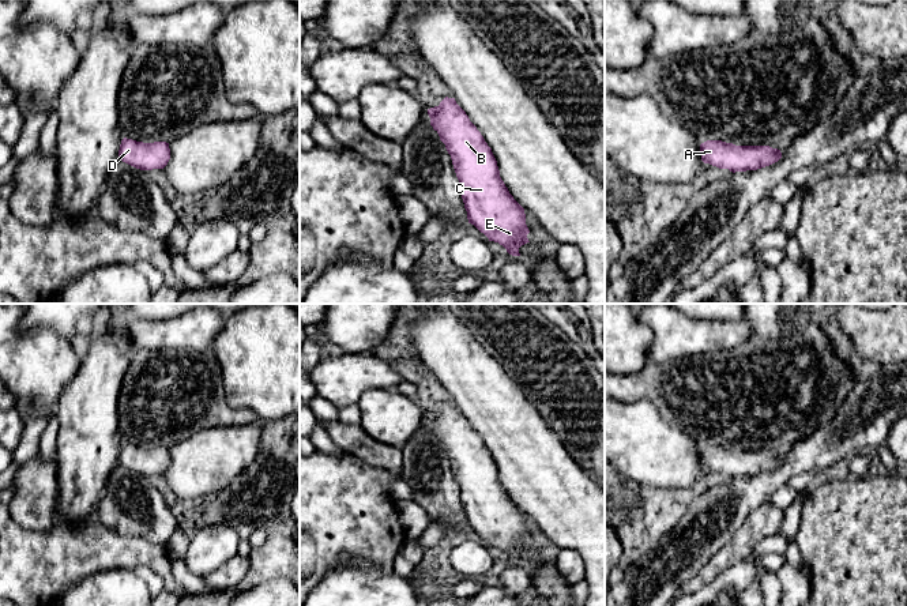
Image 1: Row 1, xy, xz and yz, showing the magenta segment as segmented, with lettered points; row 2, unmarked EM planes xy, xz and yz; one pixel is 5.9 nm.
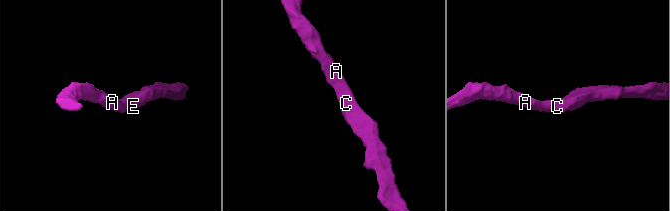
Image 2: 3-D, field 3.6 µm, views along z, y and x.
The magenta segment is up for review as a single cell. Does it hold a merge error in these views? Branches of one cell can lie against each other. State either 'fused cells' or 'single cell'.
single cell

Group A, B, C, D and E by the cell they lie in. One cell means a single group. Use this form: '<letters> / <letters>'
A B C D E

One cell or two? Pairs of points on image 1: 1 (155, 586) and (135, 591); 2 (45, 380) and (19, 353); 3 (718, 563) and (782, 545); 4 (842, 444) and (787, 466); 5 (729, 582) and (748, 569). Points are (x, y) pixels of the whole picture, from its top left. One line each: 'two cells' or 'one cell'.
1: two cells
2: one cell
3: two cells
4: one cell
5: one cell

